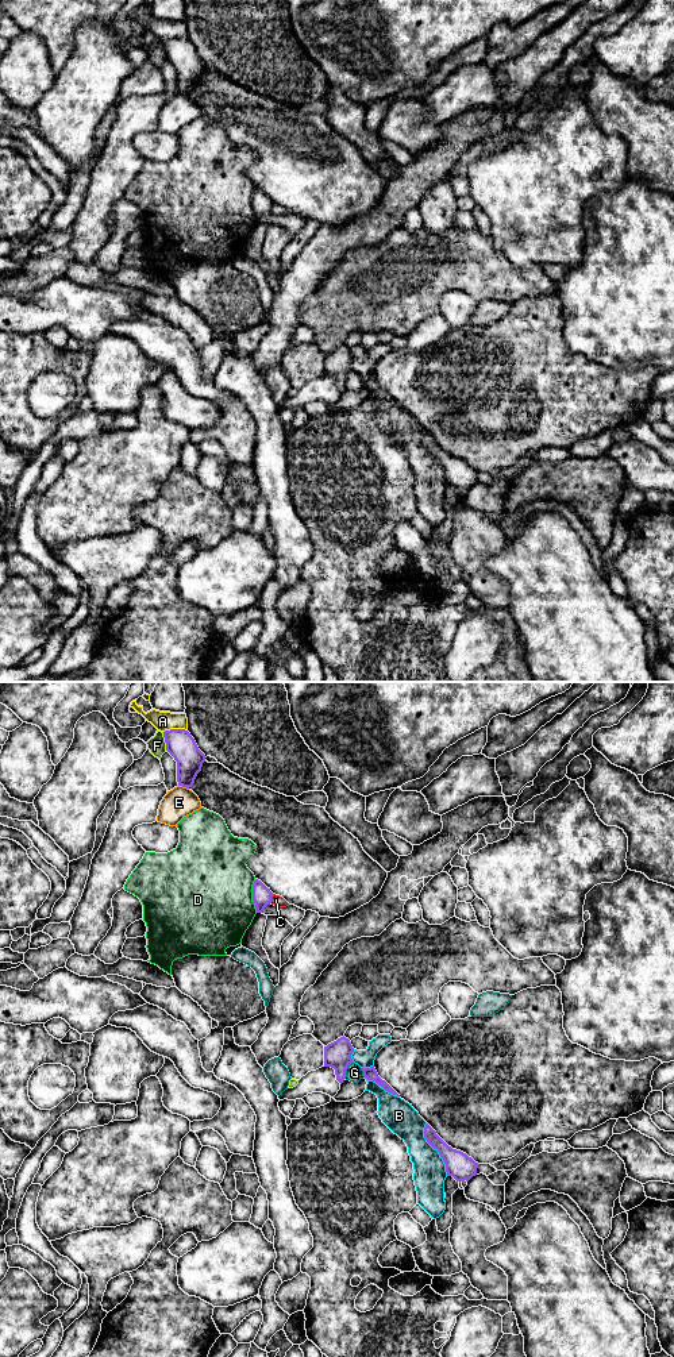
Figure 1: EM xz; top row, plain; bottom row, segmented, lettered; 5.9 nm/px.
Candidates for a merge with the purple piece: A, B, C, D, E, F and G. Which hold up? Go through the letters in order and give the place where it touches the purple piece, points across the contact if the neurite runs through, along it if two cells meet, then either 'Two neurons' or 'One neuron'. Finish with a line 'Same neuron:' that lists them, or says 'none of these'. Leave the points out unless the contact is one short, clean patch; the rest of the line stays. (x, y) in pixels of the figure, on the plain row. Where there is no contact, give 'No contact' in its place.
A: Touches purple at xz (174, 38). Two neurons
B: Touches purple at xz (435, 457). Two neurons
C: Touches purple at xz (270, 207). Boundary: xz (273, 203), (269, 211). Two neurons
D: Touches purple at xz (253, 204). Two neurons
E: Touches purple at xz (184, 95). Boundary: xz (178, 93), (188, 97). Two neurons
F: Touches purple at xz (165, 50). Boundary: xz (162, 41), (166, 58). Two neurons
G: Touches purple at xz (346, 377). Boundary: xz (353, 370), (343, 386). Two neurons
Same neuron: none of these

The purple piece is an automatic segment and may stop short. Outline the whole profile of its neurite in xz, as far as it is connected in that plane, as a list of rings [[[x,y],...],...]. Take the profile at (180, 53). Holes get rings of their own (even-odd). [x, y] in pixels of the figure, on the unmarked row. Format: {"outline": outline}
{"outline": [[[185,38],[165,39],[163,46],[166,59],[177,70],[178,95],[192,96],[205,70],[205,63],[199,58],[195,47]]]}

